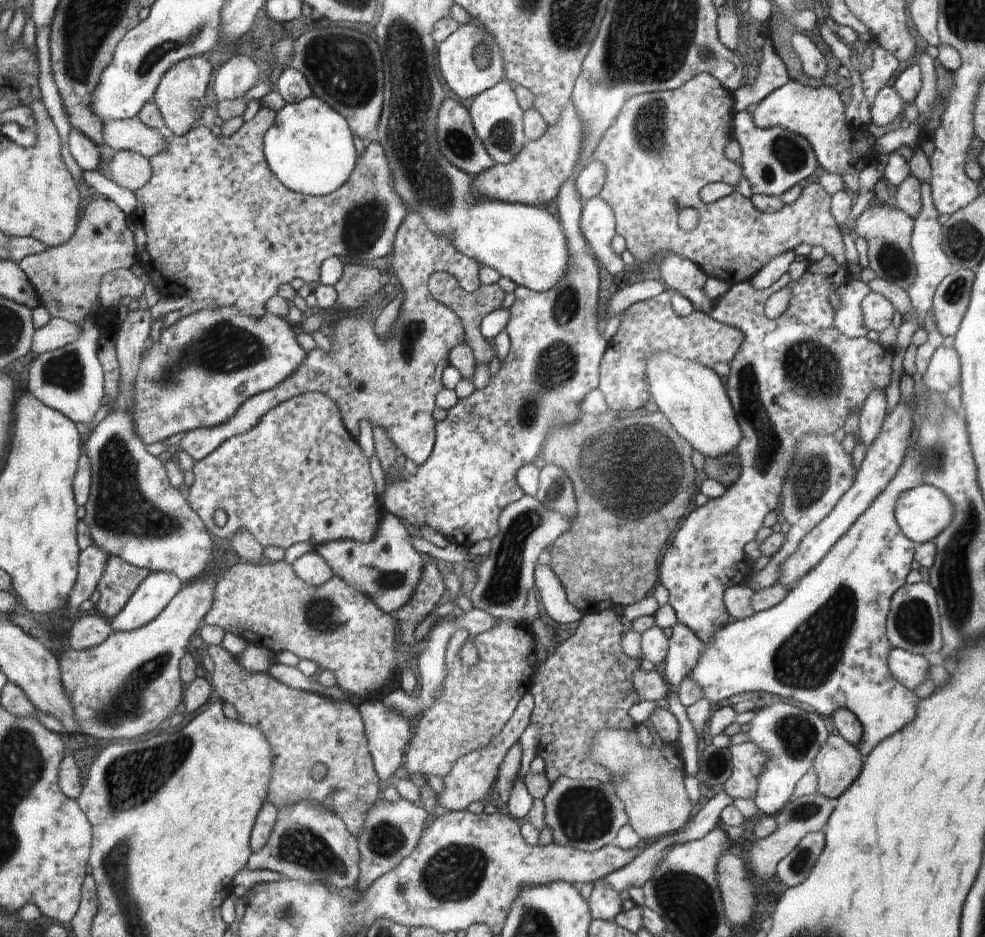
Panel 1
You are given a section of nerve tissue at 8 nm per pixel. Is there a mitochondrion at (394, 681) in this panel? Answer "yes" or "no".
no

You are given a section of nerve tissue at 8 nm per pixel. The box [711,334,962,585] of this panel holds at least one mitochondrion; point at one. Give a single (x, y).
(810, 366)

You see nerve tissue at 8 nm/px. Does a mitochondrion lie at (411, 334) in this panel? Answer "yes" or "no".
yes

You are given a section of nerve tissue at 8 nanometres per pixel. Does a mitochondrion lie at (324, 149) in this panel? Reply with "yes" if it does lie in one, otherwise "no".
no

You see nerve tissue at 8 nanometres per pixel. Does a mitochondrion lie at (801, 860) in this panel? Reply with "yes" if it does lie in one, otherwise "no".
yes

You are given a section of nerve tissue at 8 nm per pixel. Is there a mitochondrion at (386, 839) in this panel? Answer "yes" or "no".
yes

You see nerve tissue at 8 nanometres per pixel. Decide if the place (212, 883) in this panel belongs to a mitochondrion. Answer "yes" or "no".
no

